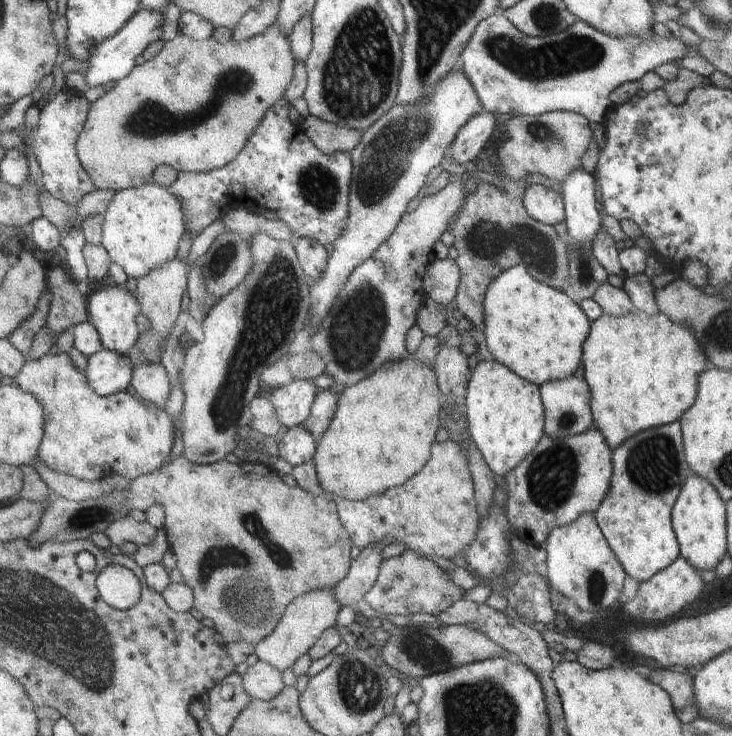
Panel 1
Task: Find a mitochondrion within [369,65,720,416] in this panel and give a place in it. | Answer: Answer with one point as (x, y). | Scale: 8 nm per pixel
(483, 239)

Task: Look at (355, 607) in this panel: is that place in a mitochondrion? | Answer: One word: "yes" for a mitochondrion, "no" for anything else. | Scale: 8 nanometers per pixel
no

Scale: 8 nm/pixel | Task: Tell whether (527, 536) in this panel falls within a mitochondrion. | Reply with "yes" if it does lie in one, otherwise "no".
no

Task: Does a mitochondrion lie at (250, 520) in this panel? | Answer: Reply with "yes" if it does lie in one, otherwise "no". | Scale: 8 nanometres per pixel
yes

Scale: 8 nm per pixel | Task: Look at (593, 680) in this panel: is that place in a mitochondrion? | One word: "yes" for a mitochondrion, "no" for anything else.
no

